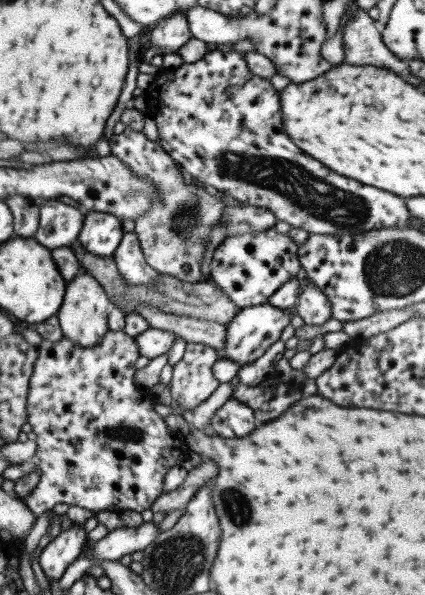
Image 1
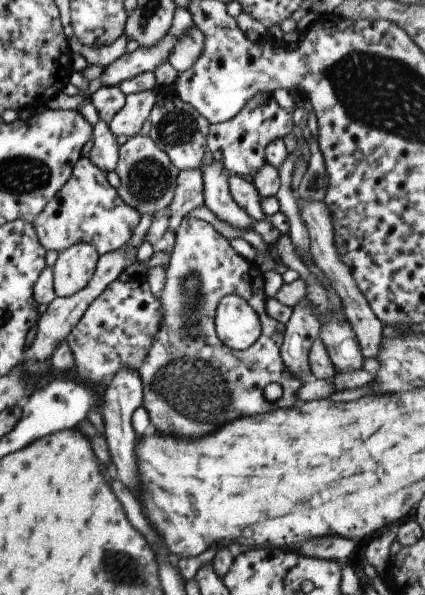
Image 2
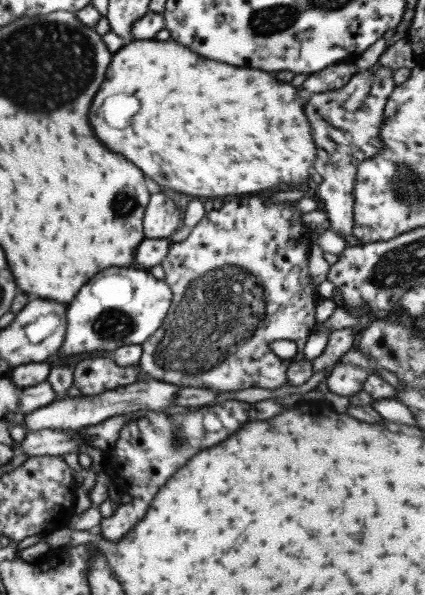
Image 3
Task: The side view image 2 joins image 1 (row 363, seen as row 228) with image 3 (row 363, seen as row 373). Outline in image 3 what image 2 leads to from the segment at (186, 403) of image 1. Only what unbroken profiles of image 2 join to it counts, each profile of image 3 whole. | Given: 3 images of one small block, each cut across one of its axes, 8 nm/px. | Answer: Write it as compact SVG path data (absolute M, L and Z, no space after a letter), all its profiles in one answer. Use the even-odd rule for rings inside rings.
M242 196L242 198L234 198L228 202L223 203L222 207L219 210L212 209L210 211L206 211L202 219L194 226L191 234L183 241L183 242L174 242L171 244L170 249L168 249L168 255L164 258L164 261L161 263L165 277L164 282L168 283L170 286L171 292L173 293L172 303L170 305L170 310L166 315L165 321L162 323L162 326L151 336L148 337L148 340L144 341L142 345L142 356L139 361L140 367L142 370L146 372L146 375L150 379L156 379L159 381L164 381L173 385L180 385L181 387L196 387L198 389L216 389L220 390L220 392L225 391L238 391L238 390L246 390L246 388L258 387L258 388L268 388L268 390L276 390L276 388L280 388L287 384L287 376L286 371L288 371L288 366L290 362L293 360L297 362L298 360L305 359L304 355L304 346L306 341L308 340L308 336L313 332L313 329L318 324L316 322L316 306L318 305L319 298L318 294L313 290L312 280L310 279L310 272L309 272L309 252L310 252L310 242L314 238L313 232L309 230L308 227L305 226L304 222L302 222L302 213L300 213L296 209L296 202L283 202L283 203L272 203L266 196ZM276 340L292 340L292 342L296 343L297 346L297 354L294 355L292 360L281 360L280 356L277 356L271 349L270 344L272 342L276 342Z

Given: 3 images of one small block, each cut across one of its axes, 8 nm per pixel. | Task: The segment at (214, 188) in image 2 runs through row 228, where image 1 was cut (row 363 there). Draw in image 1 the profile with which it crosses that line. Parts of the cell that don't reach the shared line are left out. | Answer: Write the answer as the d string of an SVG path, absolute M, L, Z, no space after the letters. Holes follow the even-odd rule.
M270 303L240 309L227 324L227 343L222 350L218 350L220 358L236 362L241 367L254 363L280 338L282 330L290 324L293 314L293 310L285 311Z

